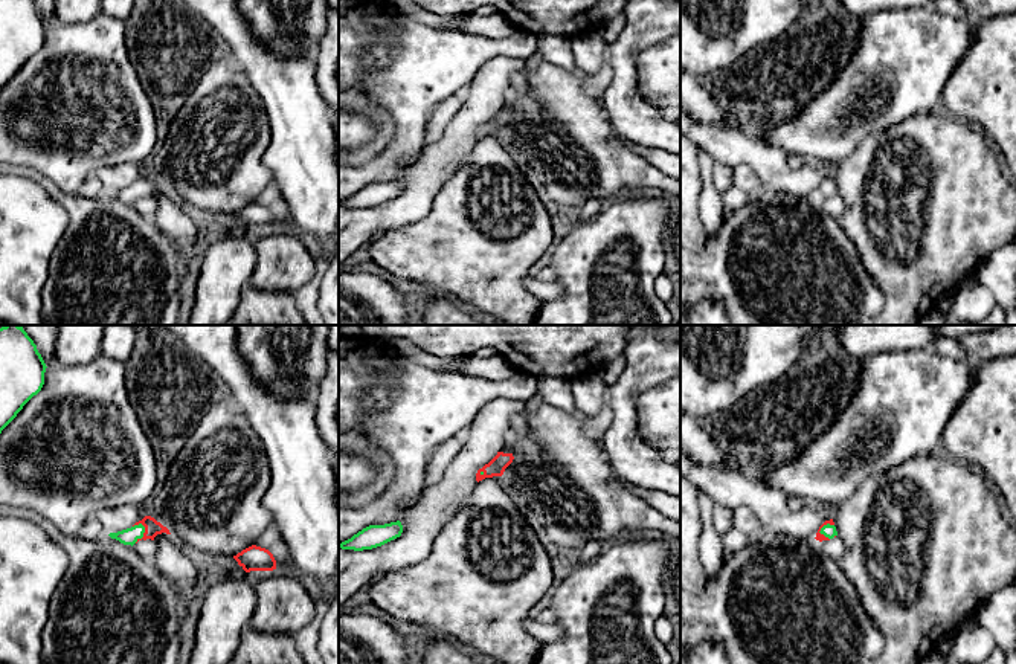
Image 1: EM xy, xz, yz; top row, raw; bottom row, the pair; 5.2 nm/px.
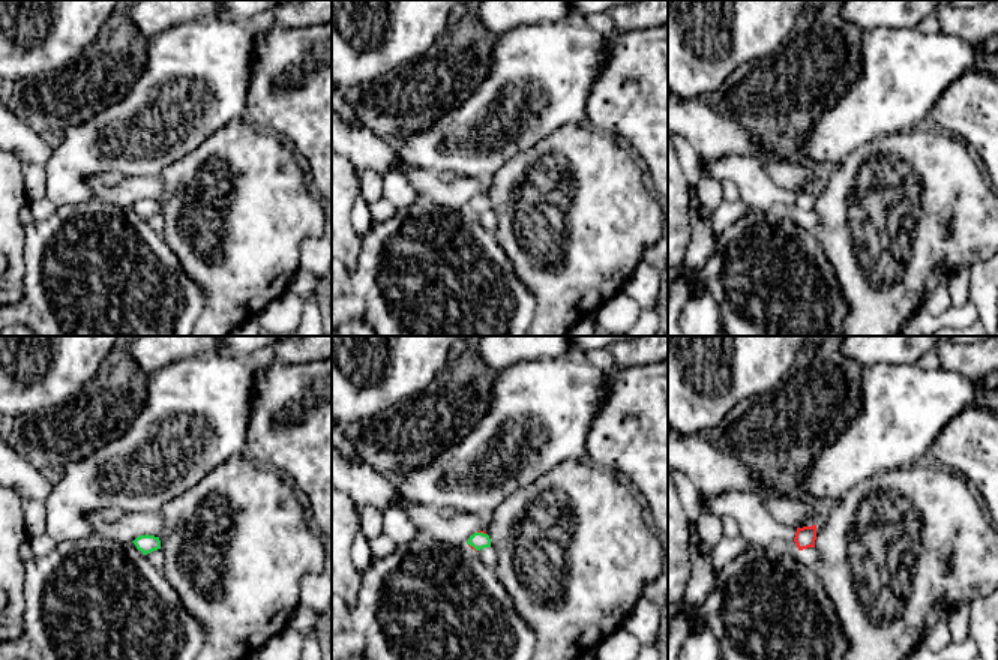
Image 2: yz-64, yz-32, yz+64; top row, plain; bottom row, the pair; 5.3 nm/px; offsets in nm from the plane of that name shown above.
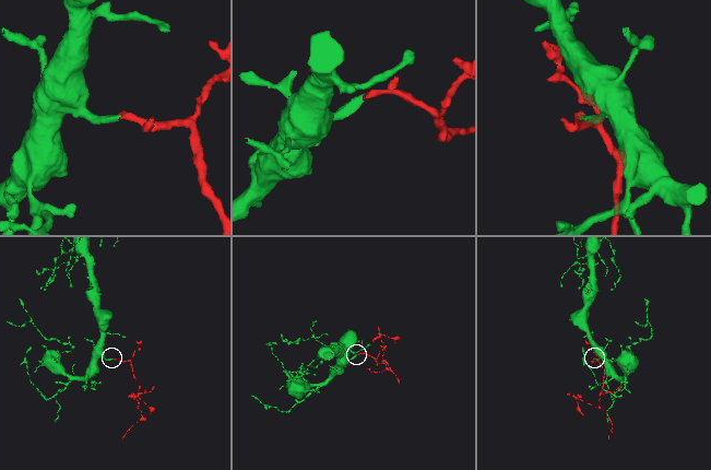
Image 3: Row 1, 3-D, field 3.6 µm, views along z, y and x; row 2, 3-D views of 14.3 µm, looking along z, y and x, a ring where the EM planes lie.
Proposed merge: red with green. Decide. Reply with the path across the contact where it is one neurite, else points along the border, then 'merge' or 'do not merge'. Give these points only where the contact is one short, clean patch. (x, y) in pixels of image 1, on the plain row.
runs through xy (151, 183), (144, 191), (128, 194); merge

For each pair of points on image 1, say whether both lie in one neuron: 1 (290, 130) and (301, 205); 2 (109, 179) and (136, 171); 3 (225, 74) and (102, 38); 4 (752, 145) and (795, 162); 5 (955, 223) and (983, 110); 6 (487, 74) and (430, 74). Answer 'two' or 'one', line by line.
1: one
2: one
3: two
4: two
5: two
6: two

